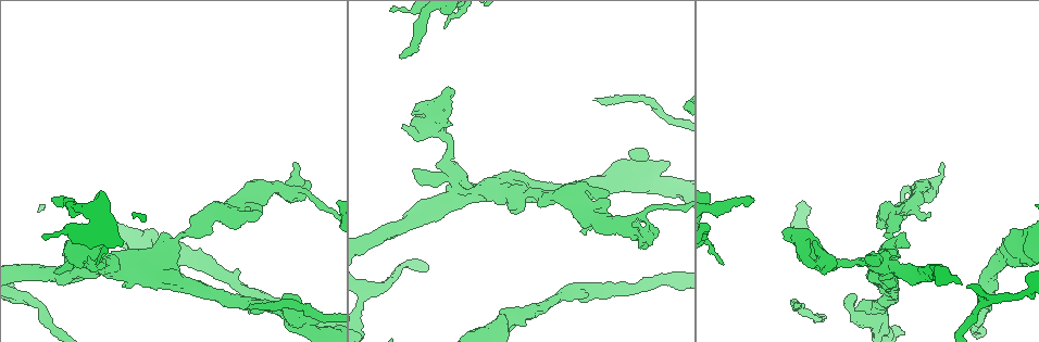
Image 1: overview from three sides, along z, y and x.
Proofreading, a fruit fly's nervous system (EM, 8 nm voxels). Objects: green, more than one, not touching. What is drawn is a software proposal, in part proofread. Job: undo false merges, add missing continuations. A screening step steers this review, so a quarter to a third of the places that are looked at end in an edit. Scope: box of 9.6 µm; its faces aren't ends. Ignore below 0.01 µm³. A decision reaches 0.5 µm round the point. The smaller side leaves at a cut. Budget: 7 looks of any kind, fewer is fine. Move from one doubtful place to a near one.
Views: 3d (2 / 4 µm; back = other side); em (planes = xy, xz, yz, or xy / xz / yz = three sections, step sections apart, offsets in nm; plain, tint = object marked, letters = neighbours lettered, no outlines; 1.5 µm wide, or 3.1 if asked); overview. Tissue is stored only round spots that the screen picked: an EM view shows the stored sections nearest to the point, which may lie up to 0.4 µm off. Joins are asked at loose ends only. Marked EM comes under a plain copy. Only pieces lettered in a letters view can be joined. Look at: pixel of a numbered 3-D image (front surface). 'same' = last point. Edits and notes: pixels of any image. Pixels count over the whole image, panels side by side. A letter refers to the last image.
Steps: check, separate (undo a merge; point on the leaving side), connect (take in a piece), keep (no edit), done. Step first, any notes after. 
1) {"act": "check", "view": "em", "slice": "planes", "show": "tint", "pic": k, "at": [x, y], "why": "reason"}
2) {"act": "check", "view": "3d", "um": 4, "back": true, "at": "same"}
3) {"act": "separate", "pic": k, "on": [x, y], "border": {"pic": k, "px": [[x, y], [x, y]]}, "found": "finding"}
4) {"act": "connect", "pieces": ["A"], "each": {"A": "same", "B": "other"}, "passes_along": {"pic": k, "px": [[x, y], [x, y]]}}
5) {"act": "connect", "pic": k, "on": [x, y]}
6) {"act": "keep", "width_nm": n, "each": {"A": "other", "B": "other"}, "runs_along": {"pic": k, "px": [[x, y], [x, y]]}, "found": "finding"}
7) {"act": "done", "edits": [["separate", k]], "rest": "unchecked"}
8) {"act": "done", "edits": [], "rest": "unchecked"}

{"act": "check", "view": "3d", "um": 4, "pic": 1, "at": [52, 198], "why": "an open end"}

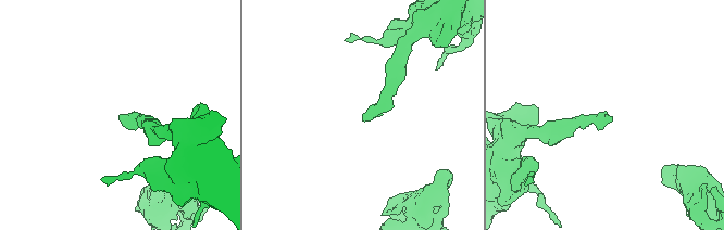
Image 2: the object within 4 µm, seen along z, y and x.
{"act": "check", "view": "em", "slice": "planes", "show": "letters", "pic": 2, "at": [121, 117]}

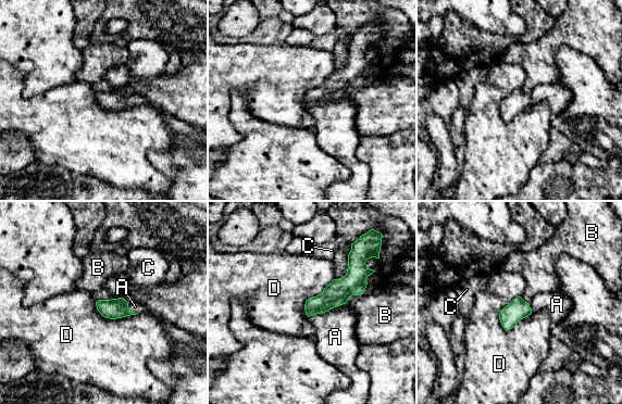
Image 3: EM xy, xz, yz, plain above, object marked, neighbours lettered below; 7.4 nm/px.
{"act": "connect", "pieces": ["A"], "width_nm": 150, "each": {"A": "same", "B": "other", "C": "other", "D": "other"}, "passes_along": {"pic": 3, "px": [[336, 293], [327, 310], [335, 337]]}, "found": "it goes on there"}

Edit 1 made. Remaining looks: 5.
{"act": "check", "view": "overview", "why": "see it whole again"}

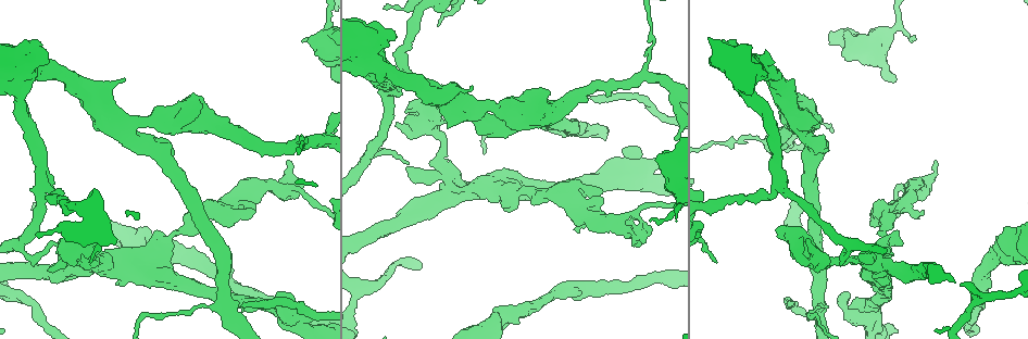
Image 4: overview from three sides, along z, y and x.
{"act": "check", "view": "em", "slice": "planes", "show": "letters", "pic": 4, "at": [796, 233], "why": "sharp bend"}

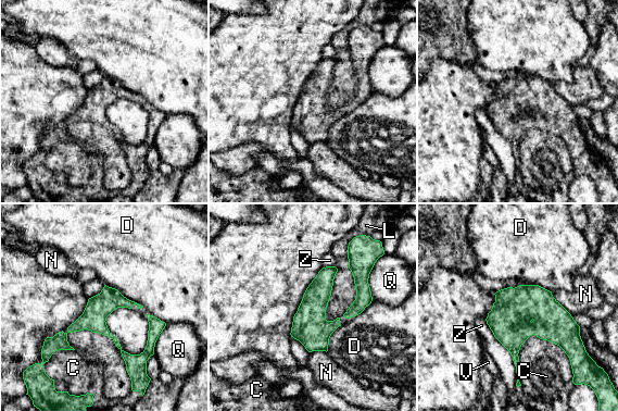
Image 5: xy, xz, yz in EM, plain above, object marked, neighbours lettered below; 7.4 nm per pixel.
{"act": "keep", "each": {"C": "other", "D": "other", "L": "other", "N": "other", "Q": "other", "V": "other", "Z": "other"}, "border": {"pic": 5, "px": [[105, 284], [143, 307]]}, "found": "continuous, no second neuron"}

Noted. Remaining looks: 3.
{"act": "check", "view": "em", "slice": "planes", "show": "letters", "pic": 4, "at": [592, 100]}

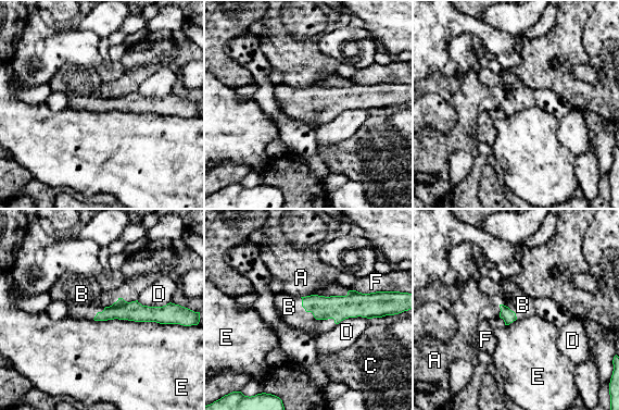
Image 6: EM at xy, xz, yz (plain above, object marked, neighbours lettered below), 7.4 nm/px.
{"act": "connect", "pieces": ["B"], "width_nm": 100, "each": {"A": "other", "B": "same", "C": "other", "D": "other", "E": "other", "F": "other"}, "passes_along": {"pic": 6, "px": [[339, 308], [310, 311], [289, 307]]}, "found": "it goes on there"}

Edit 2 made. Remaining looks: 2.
{"act": "done", "edits": [["connect", 3], ["connect", 6]], "rest": "unchecked"}

